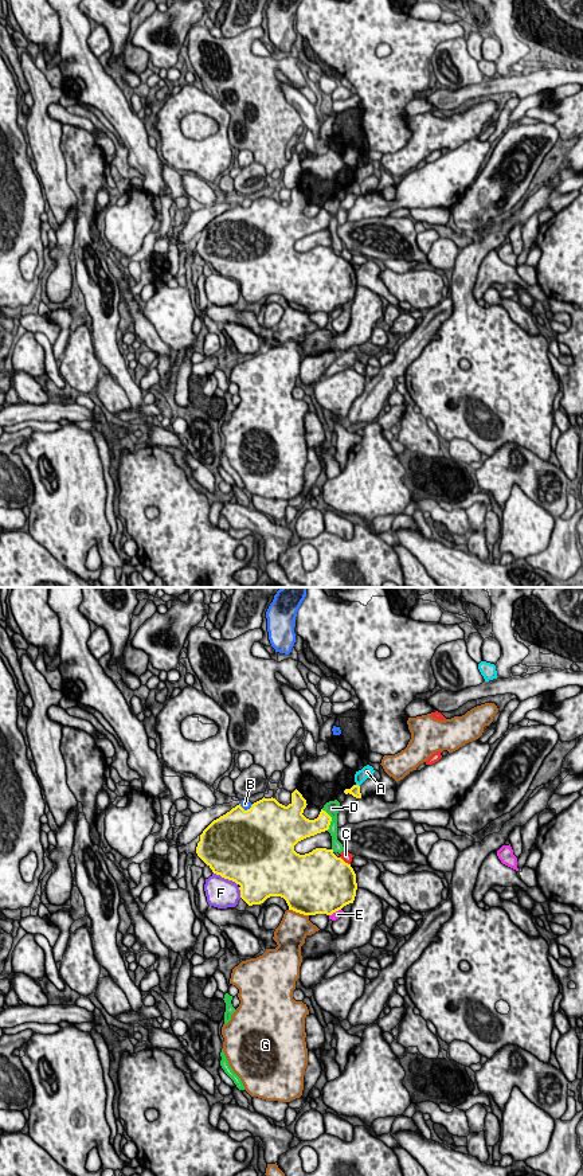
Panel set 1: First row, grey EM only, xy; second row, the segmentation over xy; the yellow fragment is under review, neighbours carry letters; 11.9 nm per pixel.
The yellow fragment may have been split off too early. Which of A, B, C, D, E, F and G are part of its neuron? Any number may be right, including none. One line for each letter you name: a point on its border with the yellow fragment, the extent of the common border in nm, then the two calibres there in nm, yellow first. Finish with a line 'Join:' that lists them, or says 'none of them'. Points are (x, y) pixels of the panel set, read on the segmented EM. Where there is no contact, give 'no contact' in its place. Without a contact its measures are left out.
Join: none of them

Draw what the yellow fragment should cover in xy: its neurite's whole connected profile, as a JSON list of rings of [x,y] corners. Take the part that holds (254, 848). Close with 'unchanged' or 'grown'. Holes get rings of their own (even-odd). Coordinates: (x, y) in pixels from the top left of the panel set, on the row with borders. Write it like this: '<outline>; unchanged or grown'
[[[297,789],[292,793],[287,806],[273,797],[263,797],[247,810],[239,804],[203,831],[196,853],[214,874],[240,886],[240,898],[249,906],[261,905],[270,896],[281,896],[289,910],[296,913],[332,915],[353,903],[357,890],[356,874],[333,849],[316,848],[305,855],[294,851],[298,841],[328,831],[332,821],[322,809],[317,818],[306,818],[302,814],[306,805]]]; unchanged

